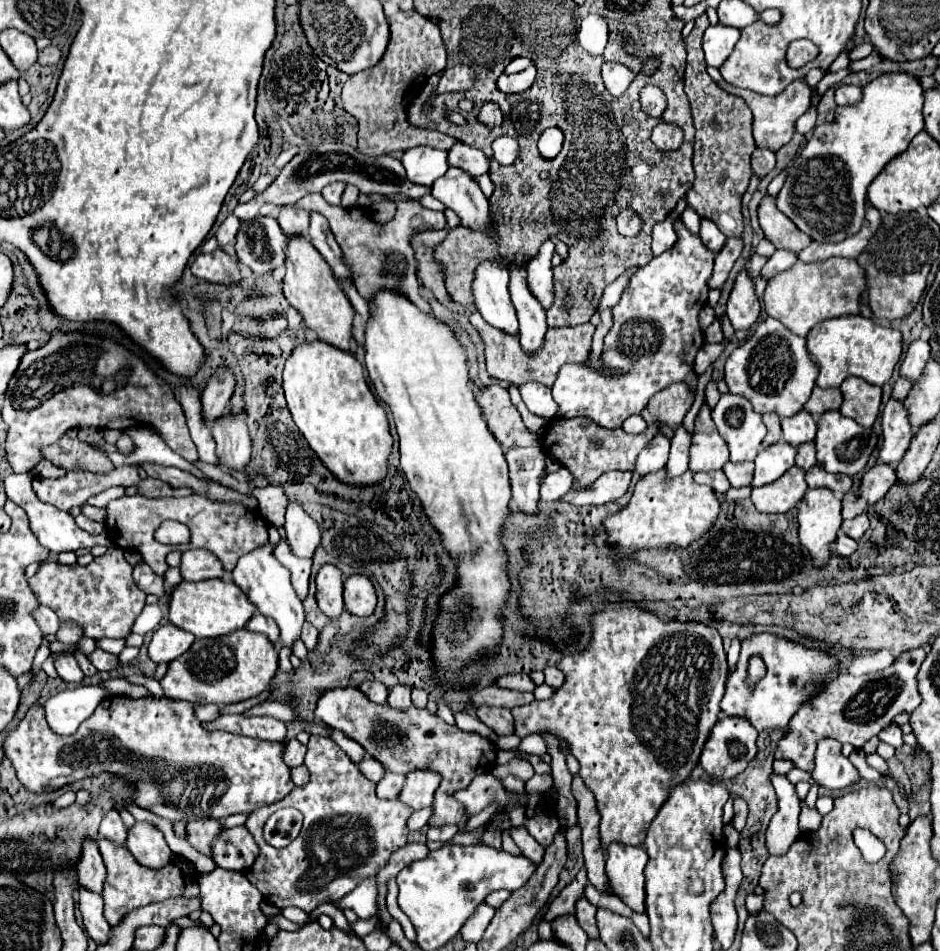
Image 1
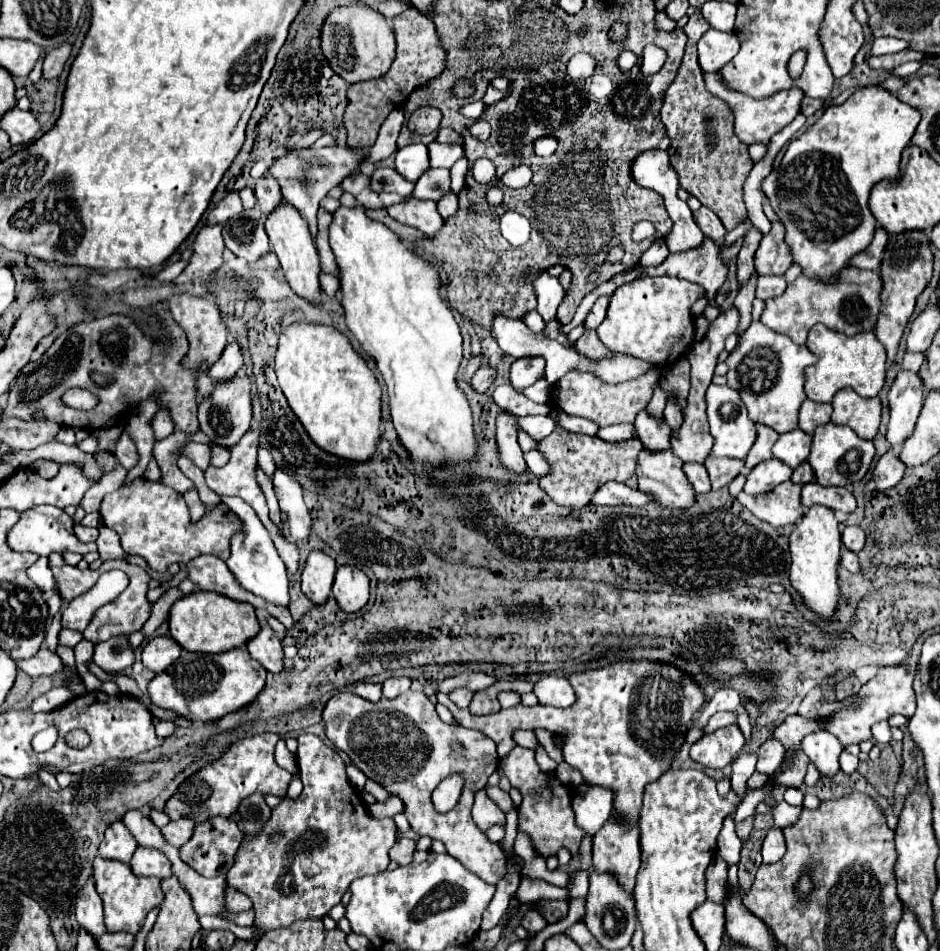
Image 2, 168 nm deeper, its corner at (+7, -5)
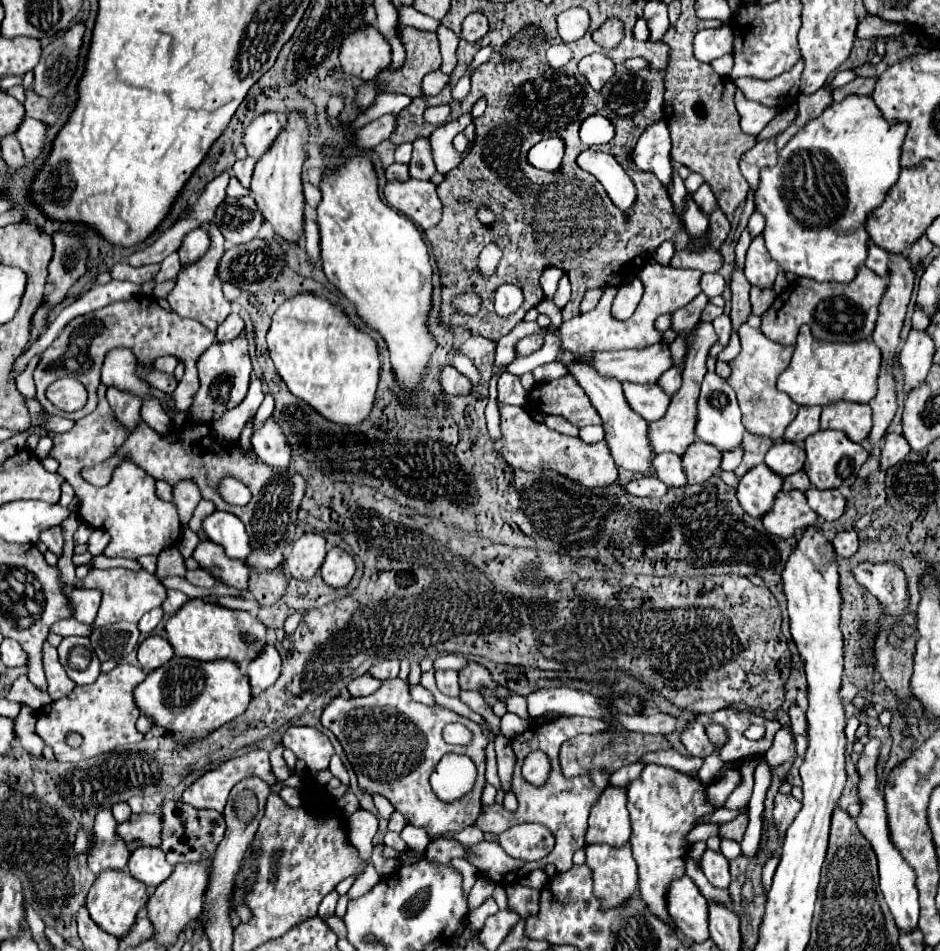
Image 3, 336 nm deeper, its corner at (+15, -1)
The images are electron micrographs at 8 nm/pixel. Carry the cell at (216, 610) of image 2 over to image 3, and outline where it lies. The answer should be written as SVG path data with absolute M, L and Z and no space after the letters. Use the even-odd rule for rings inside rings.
M202 598L188 600L174 616L170 616L166 622L166 634L176 656L196 660L226 658L238 664L246 664L254 660L266 644L266 626L250 612L230 610Z

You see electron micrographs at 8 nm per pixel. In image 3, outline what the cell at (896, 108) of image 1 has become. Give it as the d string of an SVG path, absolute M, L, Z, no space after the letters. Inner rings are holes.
M850 94L802 126L780 150L778 162L760 172L756 210L766 216L764 240L784 272L816 282L850 282L868 254L866 216L880 206L900 176L900 146L908 122L888 122L870 96Z

